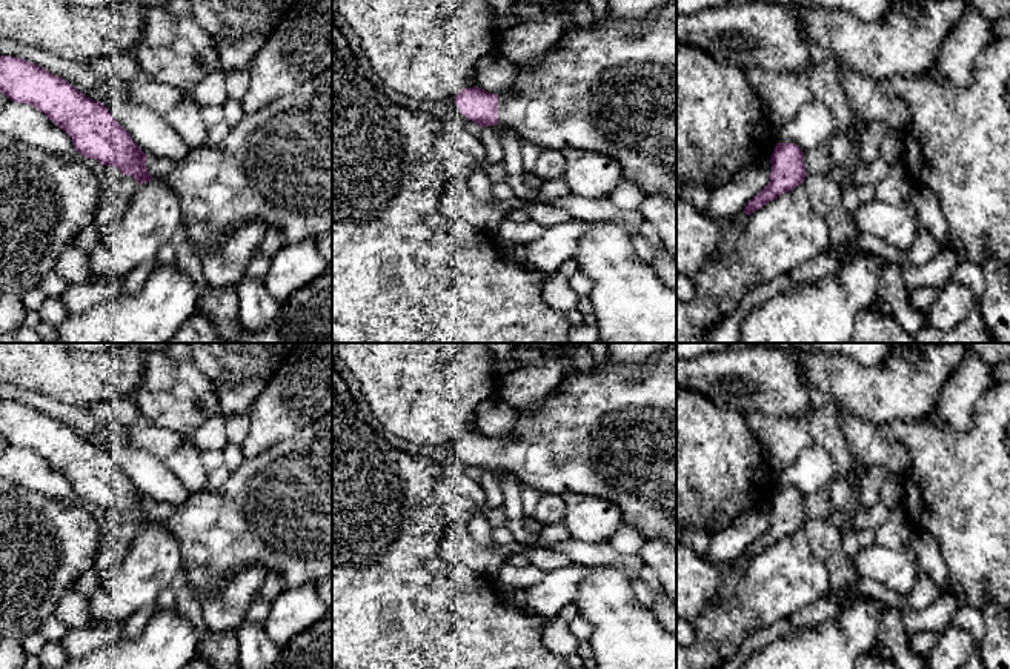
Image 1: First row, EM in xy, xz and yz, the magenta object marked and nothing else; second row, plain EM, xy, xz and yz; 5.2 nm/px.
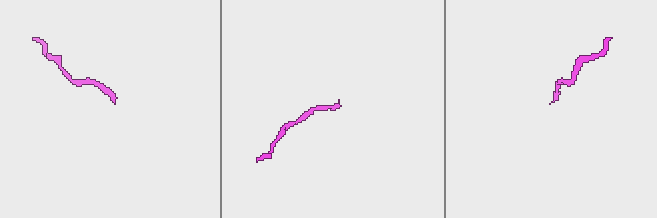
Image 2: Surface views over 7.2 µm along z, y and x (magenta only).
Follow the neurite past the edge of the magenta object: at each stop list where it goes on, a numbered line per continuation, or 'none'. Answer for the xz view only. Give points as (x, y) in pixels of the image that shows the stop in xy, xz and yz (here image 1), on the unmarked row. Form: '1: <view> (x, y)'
1: xz (611, 432)

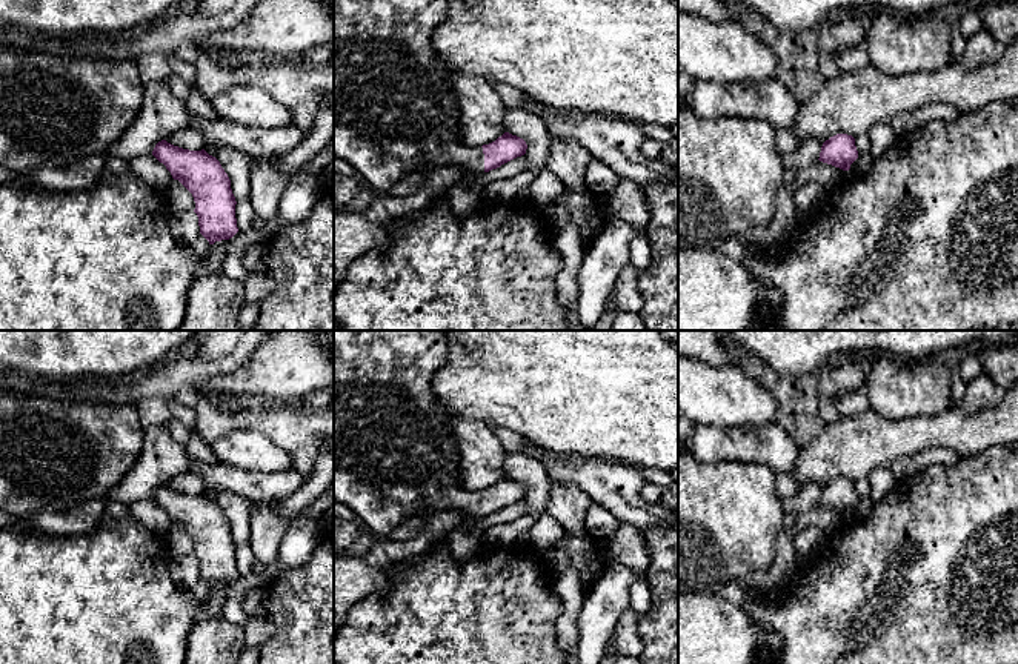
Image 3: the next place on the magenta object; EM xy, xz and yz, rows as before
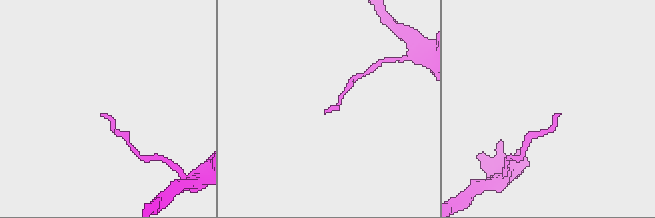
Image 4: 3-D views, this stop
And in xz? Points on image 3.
1: xz (394, 448)

